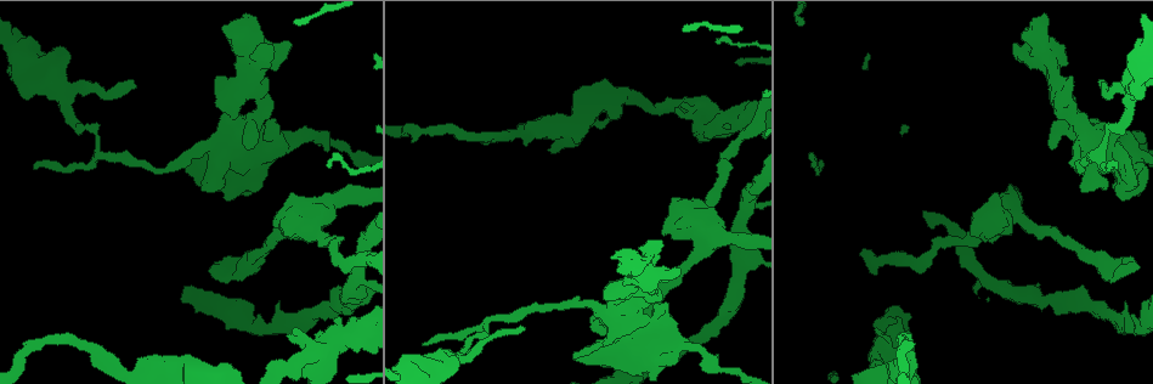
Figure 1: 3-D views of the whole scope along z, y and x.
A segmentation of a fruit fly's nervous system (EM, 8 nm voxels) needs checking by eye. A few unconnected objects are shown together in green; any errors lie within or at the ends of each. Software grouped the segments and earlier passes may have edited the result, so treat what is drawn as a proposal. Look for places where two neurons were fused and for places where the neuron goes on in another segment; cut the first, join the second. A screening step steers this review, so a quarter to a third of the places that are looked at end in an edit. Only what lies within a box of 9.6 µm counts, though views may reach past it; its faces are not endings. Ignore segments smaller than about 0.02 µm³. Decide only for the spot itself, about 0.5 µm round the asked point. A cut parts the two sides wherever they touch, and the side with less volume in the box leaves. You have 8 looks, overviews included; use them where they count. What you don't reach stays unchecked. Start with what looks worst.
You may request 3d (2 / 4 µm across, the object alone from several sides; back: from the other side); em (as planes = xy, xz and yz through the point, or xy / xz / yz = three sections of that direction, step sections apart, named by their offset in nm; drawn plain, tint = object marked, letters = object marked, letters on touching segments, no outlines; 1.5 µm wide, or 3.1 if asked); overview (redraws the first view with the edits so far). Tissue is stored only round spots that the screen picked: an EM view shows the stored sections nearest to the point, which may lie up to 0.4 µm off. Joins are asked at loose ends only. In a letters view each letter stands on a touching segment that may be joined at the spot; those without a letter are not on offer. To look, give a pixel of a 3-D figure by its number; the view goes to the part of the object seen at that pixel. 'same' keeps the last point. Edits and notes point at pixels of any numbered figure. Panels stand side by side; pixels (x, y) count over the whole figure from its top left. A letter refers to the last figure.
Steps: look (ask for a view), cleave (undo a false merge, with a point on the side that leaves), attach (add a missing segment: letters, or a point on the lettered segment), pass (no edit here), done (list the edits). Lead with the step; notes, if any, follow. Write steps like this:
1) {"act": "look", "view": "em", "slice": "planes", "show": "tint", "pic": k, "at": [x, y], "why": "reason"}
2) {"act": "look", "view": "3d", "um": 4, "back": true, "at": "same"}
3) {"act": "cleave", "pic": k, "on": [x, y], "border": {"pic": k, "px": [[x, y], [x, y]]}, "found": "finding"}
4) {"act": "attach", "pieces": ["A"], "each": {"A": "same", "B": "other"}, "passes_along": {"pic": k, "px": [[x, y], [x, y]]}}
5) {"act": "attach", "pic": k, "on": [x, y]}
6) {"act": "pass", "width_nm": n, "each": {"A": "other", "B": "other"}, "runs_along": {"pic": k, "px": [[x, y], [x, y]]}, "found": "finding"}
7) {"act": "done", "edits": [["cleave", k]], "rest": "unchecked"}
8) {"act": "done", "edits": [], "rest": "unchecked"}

{"act": "look", "view": "3d", "um": 4, "pic": 1, "at": [222, 276], "why": "stops while still wide"}

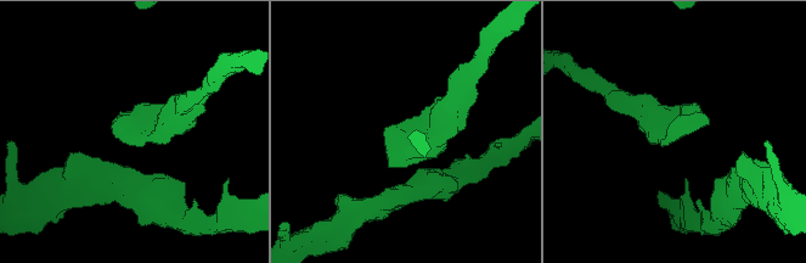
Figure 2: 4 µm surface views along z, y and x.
{"act": "look", "view": "em", "slice": "xy", "step": 8, "show": "tint", "pic": 2, "at": [664, 140], "why": "shape alone is not enough"}

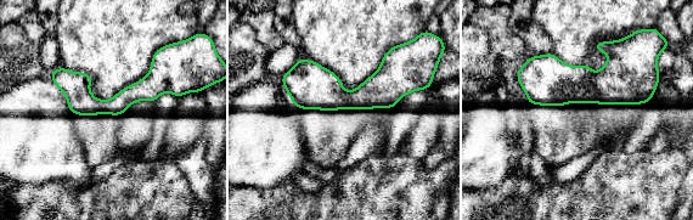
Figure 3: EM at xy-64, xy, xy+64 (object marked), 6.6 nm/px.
{"act": "look", "view": "em", "slice": "planes", "show": "letters", "at": "same"}

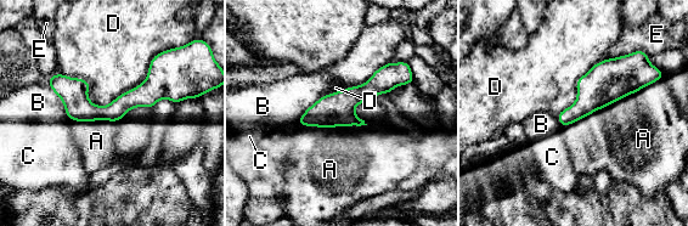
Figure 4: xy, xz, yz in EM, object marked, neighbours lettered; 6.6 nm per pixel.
{"act": "attach", "pieces": ["A"], "each": {"A": "same", "B": "other", "C": "other", "D": "other", "E": "other"}, "passes_along": {"pic": 4, "px": [[605, 83], [599, 108], [624, 137]]}, "found": "it goes on there"}

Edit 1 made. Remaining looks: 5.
{"act": "look", "view": "3d", "um": 2, "pic": 1, "at": [321, 358], "why": "calibre changes"}

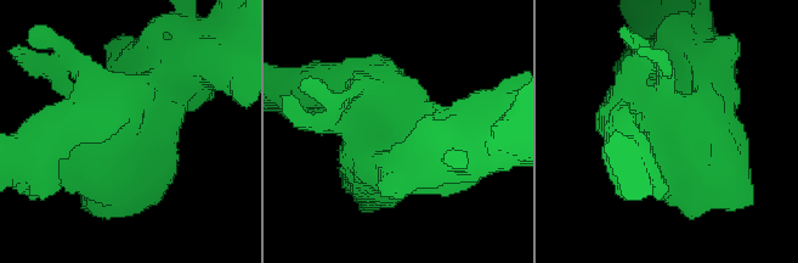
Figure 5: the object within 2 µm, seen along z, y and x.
{"act": "look", "view": "em", "slice": "xz", "step": 8, "show": "tint", "pic": 5, "at": [676, 127], "why": "shape alone is not enough"}

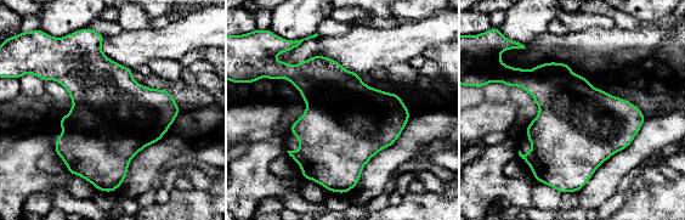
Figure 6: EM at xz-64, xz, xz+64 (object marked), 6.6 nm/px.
{"act": "look", "view": "em", "slice": "planes", "show": "letters", "at": "same", "why": "cut it another way"}

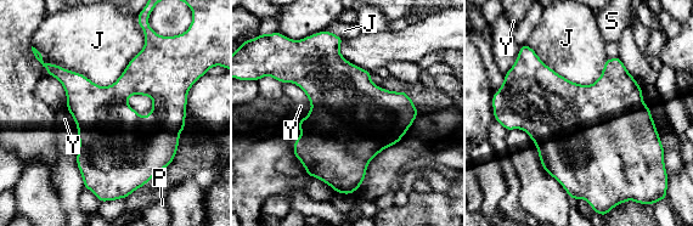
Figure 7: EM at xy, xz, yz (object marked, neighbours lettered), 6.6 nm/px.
{"act": "pass", "each": {"J": "other", "P": "other", "S": "other", "Y": "other"}, "border": {"pic": 7, "px": [[145, 34], [107, 85], [48, 61]]}, "found": "all the same neuron"}

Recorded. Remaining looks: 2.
{"act": "look", "view": "3d", "um": 4, "pic": 1, "at": [35, 169], "why": "tapers out"}

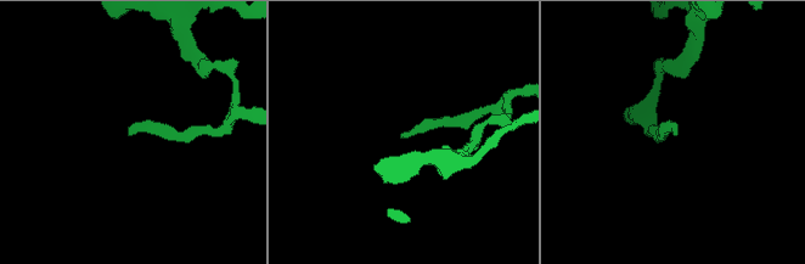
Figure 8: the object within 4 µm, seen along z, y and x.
{"act": "look", "view": "em", "slice": "planes", "show": "letters", "pic": 8, "at": [131, 133], "why": "now the EM"}

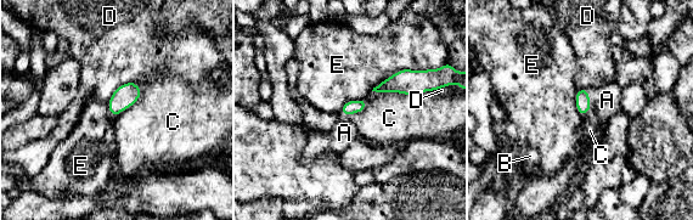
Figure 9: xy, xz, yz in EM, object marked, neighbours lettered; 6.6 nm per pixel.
{"act": "attach", "pieces": ["A"], "each": {"A": "same", "B": "other", "C": "other", "D": "other", "E": "other"}, "passes_along": {"pic": 9, "px": [[582, 101], [589, 97], [607, 100]]}, "found": "the neuron continues"}

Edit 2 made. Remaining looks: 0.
{"act": "done", "edits": [["attach", 4], ["attach", 9]], "rest": "unchecked"}

